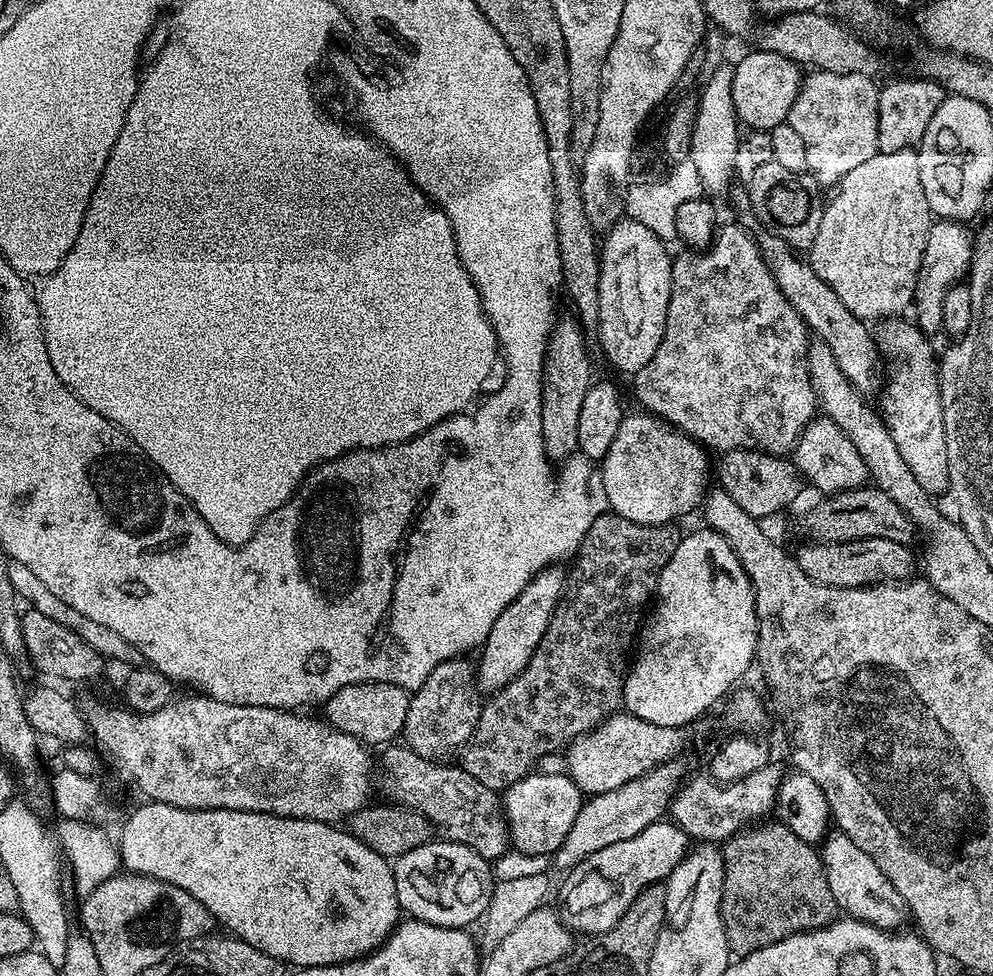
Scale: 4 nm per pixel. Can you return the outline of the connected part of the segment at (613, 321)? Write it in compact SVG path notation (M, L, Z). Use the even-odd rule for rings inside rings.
M622 219L609 230L599 245L600 252L600 348L604 356L620 372L635 374L654 358L654 350L662 342L666 330L666 310L670 302L673 257L668 256L655 227L648 227L640 221Z

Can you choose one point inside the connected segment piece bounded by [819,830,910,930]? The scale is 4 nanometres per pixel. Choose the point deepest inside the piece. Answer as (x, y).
(861, 891)

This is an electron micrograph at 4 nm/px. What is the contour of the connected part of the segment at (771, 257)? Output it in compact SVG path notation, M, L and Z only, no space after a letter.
M760 230L755 233L757 244L760 245L760 253L770 270L770 274L778 282L782 294L798 310L798 314L809 329L819 338L826 346L830 346L830 354L834 354L834 362L838 362L838 370L846 374L849 382L856 387L861 394L867 394L881 387L882 376L880 380L880 360L882 353L869 332L869 325L863 320L859 320L846 306L842 306L842 298L814 274L811 264L807 259L798 257L797 249L790 247L782 238L778 238L767 230Z

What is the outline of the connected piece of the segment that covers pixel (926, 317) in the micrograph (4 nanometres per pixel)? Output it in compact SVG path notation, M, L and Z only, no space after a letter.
M937 219L926 238L926 250L916 275L914 297L914 323L926 334L940 332L944 326L944 303L946 294L969 275L974 255L974 236L967 232L963 223L954 220Z

